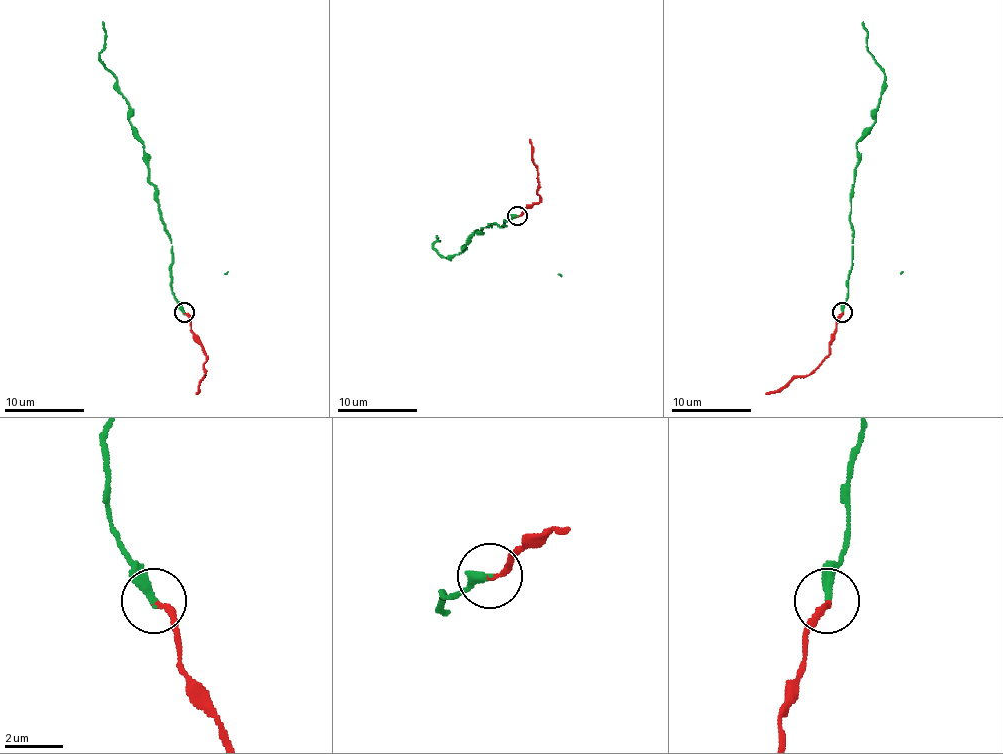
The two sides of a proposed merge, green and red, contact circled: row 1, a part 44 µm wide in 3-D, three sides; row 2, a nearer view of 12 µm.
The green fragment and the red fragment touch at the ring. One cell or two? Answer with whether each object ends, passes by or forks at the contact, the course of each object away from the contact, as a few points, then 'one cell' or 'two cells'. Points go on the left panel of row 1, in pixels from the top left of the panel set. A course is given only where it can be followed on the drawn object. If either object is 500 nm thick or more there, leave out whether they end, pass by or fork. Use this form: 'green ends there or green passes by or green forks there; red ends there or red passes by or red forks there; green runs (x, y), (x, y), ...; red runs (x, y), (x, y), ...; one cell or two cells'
green ends there; red ends there; green runs (183, 313), (171, 291), (171, 239), (144, 142), (100, 59), (102, 21); red runs (183, 313), (191, 323), (193, 336), (205, 356), (205, 374), (195, 394); two cells

